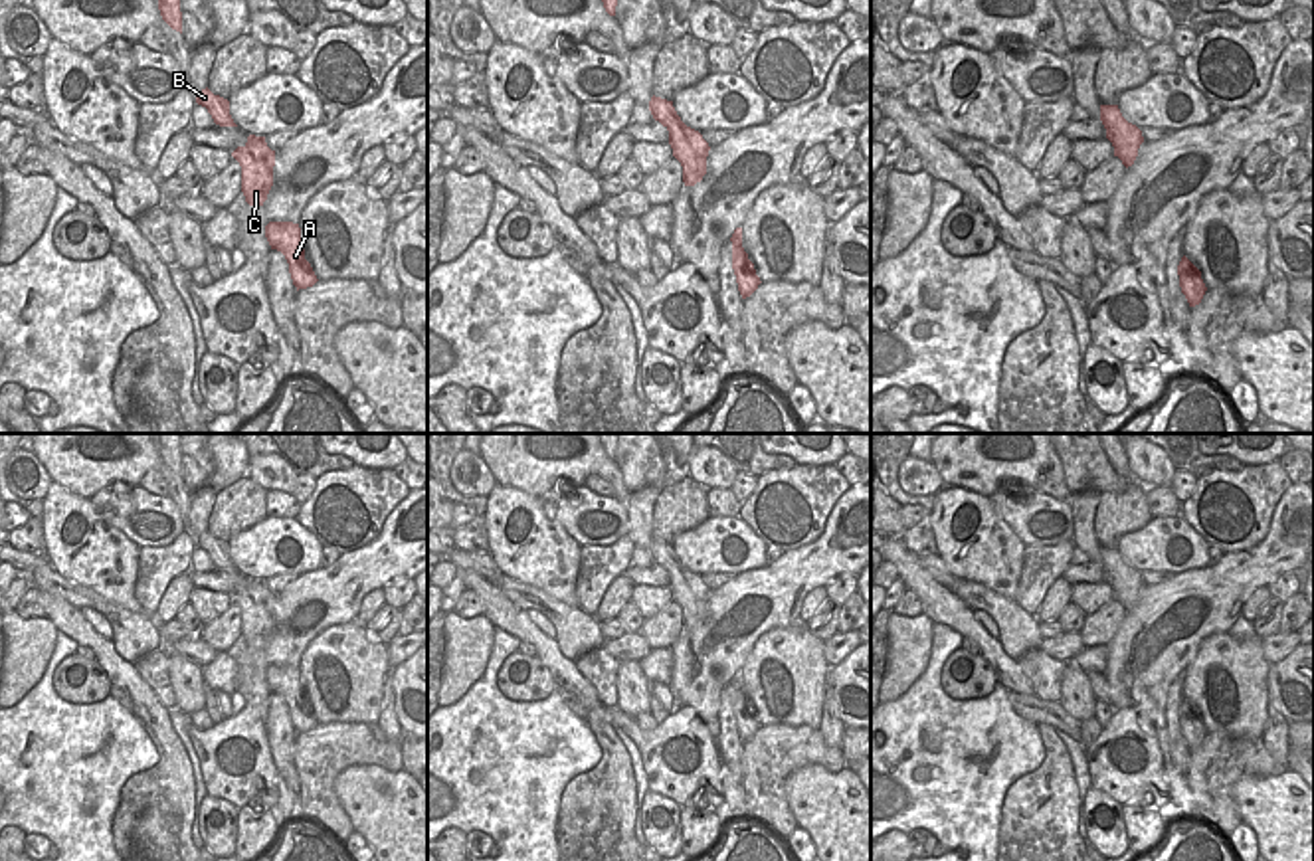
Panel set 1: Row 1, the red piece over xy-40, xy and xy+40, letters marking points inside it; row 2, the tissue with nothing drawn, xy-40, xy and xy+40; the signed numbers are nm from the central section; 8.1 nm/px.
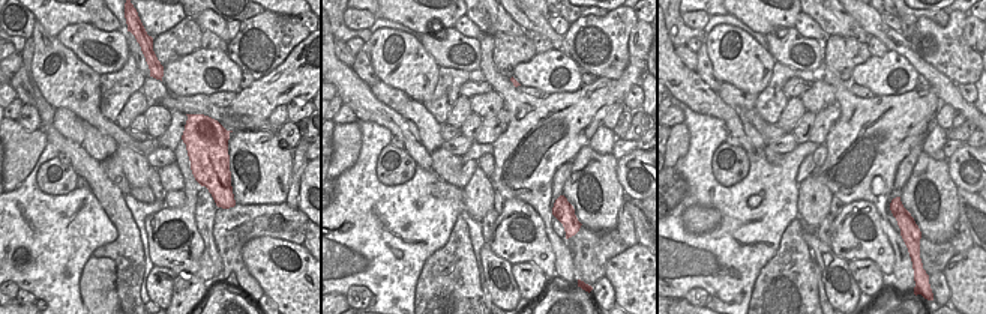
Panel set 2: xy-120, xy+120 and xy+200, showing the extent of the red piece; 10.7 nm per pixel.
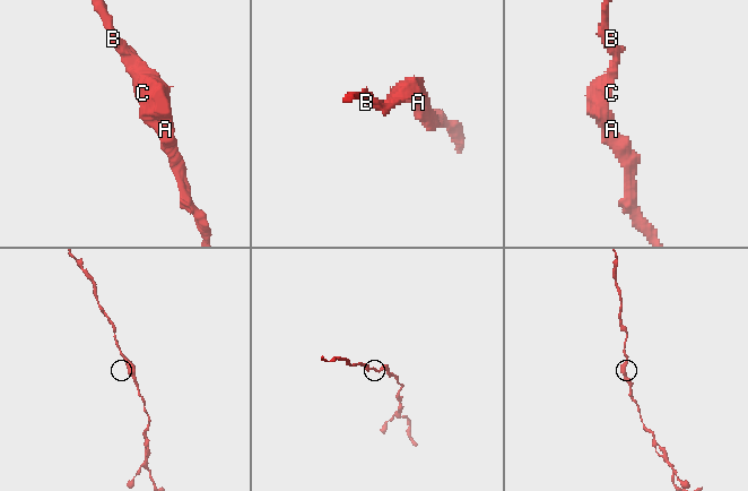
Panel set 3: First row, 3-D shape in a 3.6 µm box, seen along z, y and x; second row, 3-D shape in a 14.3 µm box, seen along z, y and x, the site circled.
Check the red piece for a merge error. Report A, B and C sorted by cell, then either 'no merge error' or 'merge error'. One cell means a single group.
A B C; no merge error

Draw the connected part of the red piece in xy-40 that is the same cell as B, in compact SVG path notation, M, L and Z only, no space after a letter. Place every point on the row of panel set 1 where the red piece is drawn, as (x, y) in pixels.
M208 87L198 93L196 103L208 109L216 125L237 127L230 115L230 101L214 95Z

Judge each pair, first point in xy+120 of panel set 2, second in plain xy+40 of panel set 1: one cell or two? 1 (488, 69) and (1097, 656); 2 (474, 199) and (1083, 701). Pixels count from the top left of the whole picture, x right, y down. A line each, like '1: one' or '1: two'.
1: two
2: one

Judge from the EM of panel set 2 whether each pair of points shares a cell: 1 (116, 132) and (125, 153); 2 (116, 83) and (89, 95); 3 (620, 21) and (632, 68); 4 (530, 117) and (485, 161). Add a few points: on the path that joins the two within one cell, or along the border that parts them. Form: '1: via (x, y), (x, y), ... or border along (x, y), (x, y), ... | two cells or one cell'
1: border along (119, 144), (134, 149), (144, 156) | two cells
2: border along (99, 75), (99, 111), (114, 122) | two cells
3: border along (638, 21), (629, 35), (628, 65), (611, 80) | two cells
4: border along (492, 155), (492, 175), (489, 178) | two cells

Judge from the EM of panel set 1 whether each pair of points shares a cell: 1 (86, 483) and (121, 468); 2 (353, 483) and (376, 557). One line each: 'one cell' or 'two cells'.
1: one cell
2: two cells

